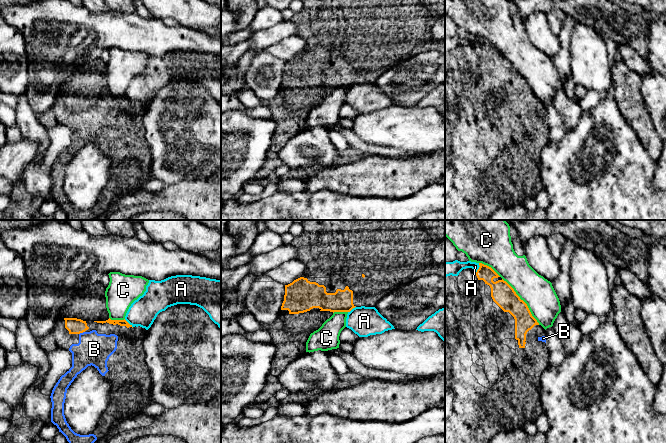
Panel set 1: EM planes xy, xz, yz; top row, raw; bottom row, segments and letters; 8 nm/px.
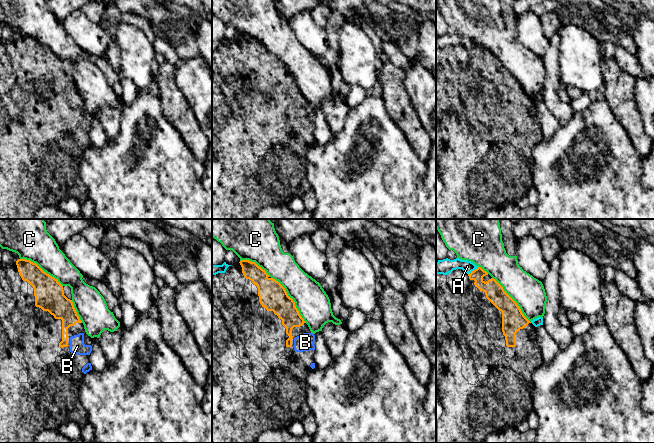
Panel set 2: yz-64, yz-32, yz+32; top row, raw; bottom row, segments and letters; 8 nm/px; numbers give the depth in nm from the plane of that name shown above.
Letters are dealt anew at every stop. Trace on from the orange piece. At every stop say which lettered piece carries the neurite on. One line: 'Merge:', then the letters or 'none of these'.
Merge: B

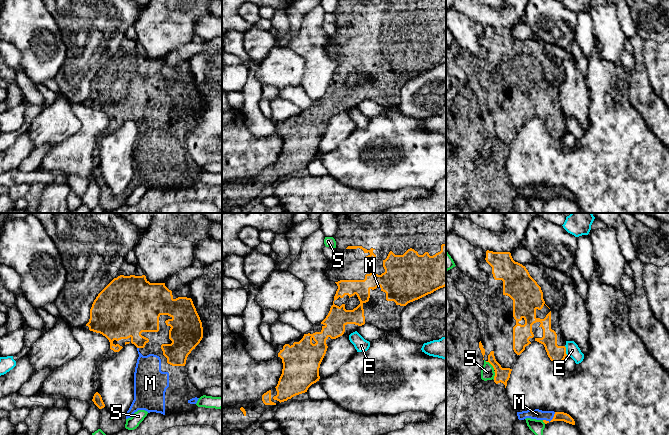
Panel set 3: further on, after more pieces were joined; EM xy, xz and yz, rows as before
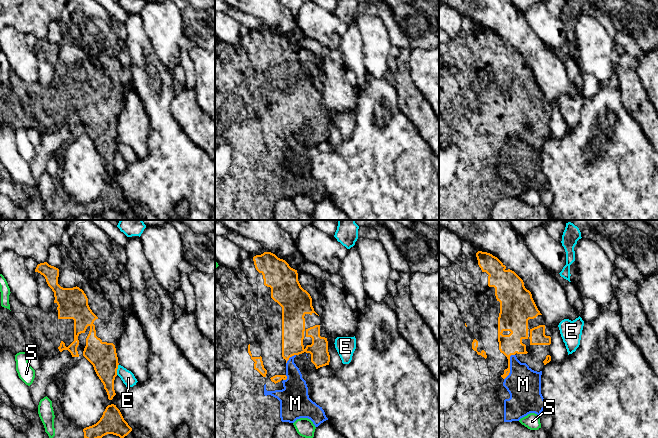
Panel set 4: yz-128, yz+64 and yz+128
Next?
Merge: M

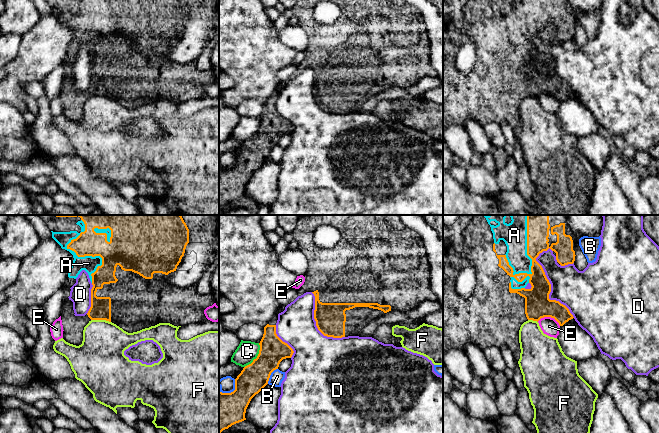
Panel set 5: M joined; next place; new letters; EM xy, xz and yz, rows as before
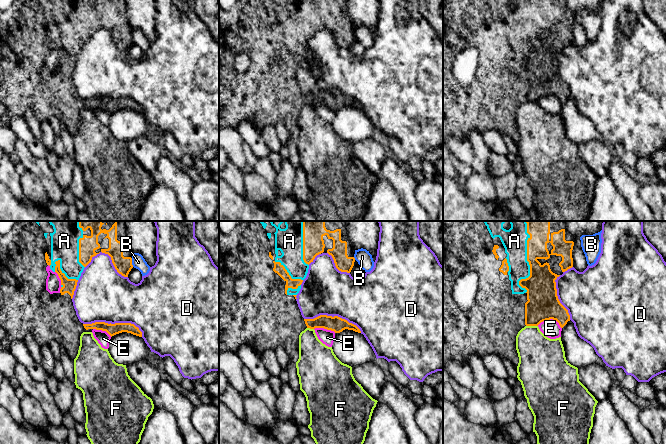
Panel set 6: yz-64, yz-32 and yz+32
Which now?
Merge: A

